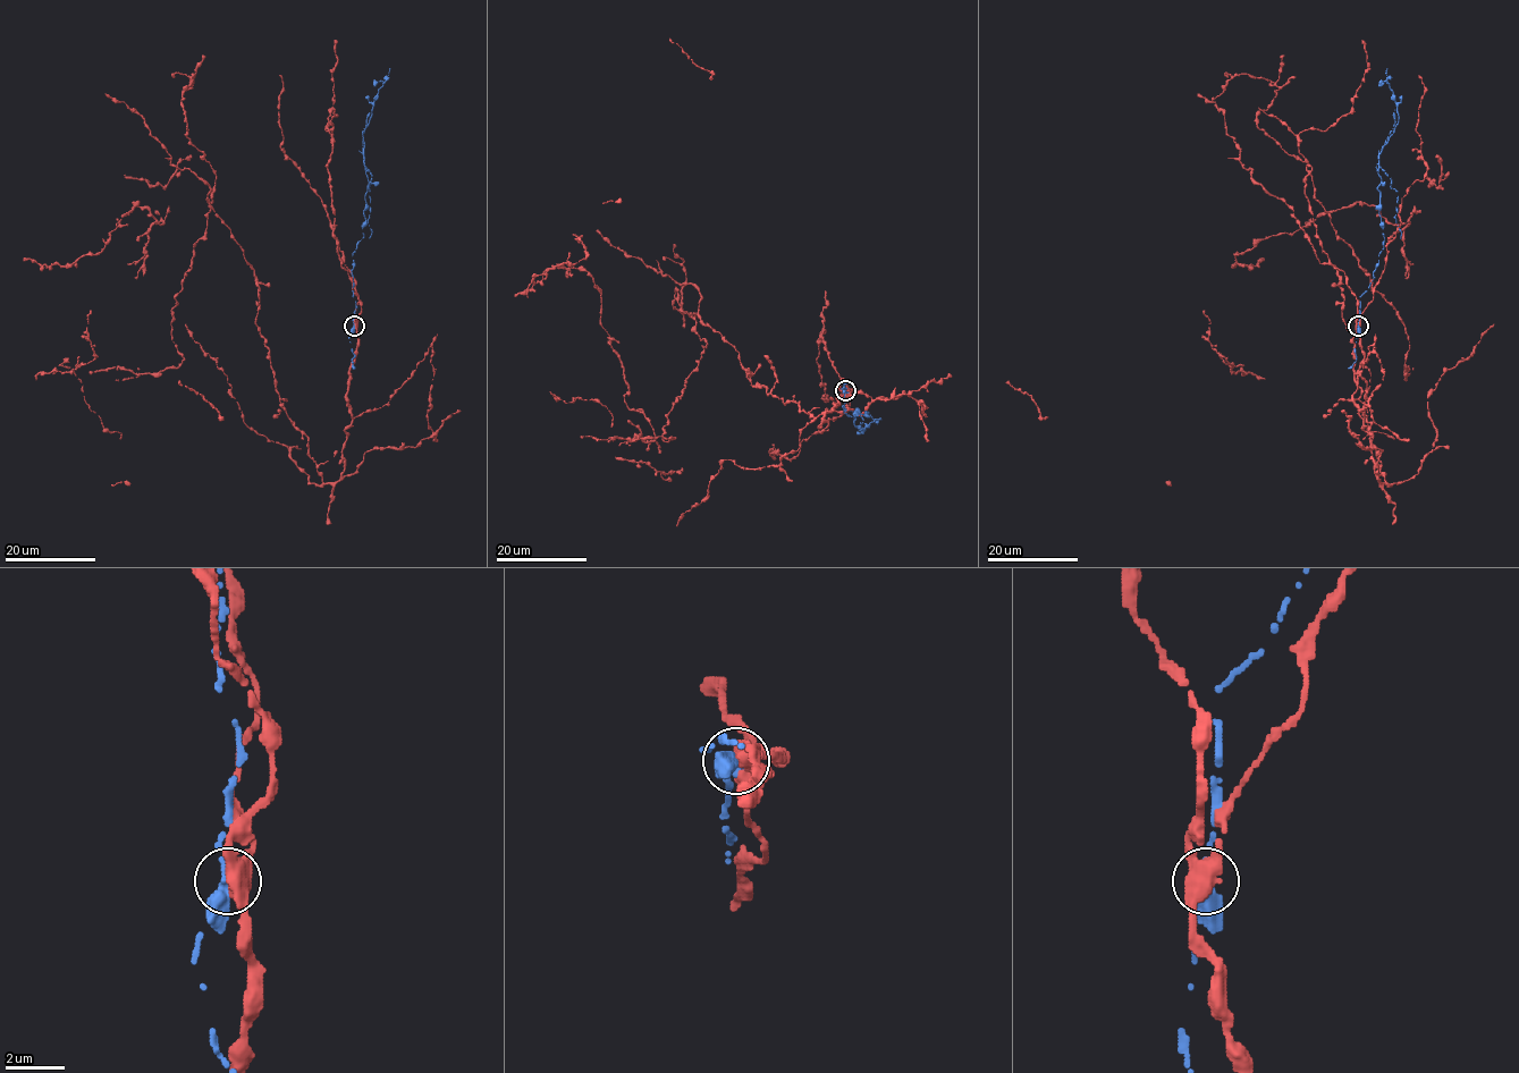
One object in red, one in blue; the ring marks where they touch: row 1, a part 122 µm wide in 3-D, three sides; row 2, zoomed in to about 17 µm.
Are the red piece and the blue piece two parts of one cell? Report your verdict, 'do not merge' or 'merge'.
do not merge

